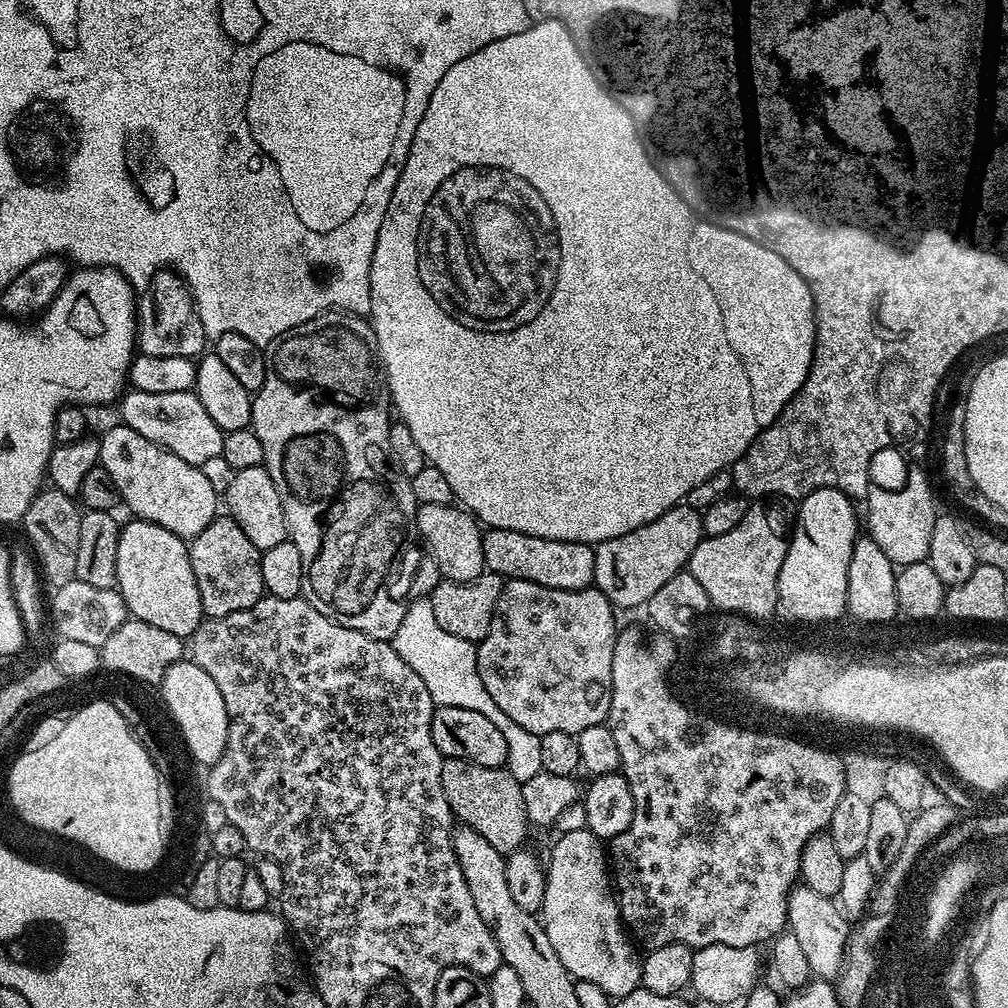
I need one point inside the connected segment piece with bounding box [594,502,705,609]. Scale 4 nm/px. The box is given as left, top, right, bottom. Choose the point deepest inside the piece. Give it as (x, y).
(629, 569)

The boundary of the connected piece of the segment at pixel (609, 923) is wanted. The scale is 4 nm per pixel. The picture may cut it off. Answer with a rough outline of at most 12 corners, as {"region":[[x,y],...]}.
{"region":[[588,827],[547,857],[542,923],[573,978],[641,987],[605,845]]}

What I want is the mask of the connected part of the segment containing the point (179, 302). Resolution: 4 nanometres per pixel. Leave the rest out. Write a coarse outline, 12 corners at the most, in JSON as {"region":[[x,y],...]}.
{"region":[[161,269],[136,304],[136,346],[196,358],[205,327],[188,284]]}

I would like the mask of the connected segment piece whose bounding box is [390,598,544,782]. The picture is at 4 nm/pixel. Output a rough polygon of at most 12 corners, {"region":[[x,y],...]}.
{"region":[[431,599],[405,607],[390,643],[433,705],[478,710],[506,738],[506,767],[543,772],[540,737],[494,706],[476,644],[442,630]]}

